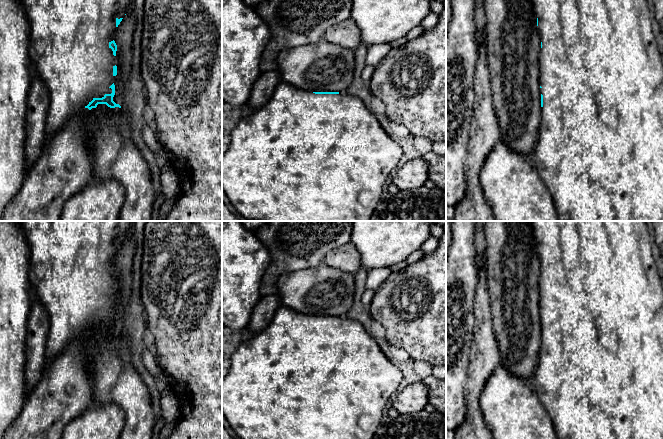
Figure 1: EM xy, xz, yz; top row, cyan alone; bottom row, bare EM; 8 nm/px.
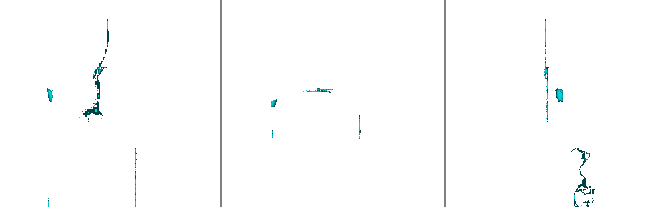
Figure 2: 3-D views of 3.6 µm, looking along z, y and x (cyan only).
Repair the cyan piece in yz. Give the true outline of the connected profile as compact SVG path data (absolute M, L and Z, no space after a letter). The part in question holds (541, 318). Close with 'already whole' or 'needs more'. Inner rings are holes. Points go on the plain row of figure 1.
M531 221L540 258L539 307L541 314L541 343L538 364L532 382L540 402L550 416L557 439L663 439L663 279L653 257L645 221Z; needs more

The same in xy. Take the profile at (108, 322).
M18 221L20 228L25 237L25 241L29 247L30 257L29 257L29 281L36 289L37 298L46 308L49 314L50 320L50 330L48 334L48 339L46 343L46 363L51 361L54 357L58 356L64 351L67 345L77 337L87 337L89 334L94 332L94 337L96 338L96 346L92 350L94 358L91 363L91 373L93 382L93 400L94 403L106 404L113 403L119 406L125 414L125 424L120 434L120 439L152 439L152 433L154 425L156 423L155 412L153 411L150 392L147 386L144 384L141 376L138 374L136 369L131 363L130 359L130 348L125 336L122 333L122 323L119 328L113 325L115 319L115 309L117 299L116 290L116 275L117 269L112 263L113 255L118 251L123 241L129 234L129 230L133 227L134 221Z; needs more

